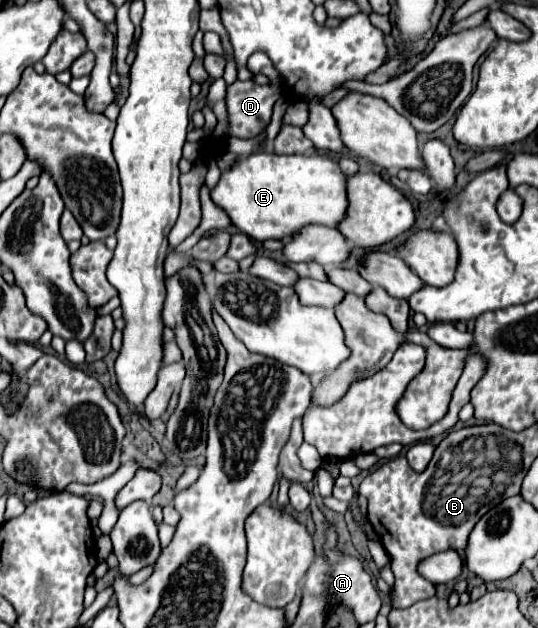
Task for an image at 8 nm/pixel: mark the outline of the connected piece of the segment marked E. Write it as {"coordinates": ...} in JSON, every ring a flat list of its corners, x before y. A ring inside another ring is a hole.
{"coordinates":[[251,153,249,157,239,157,225,173,221,173,221,179,219,183,211,189,211,199,217,207,221,207,227,215,229,215,229,221,231,225,245,233,247,237,255,239,255,241,265,241,265,239,285,239,285,237,291,237,295,231,299,231,299,227,307,225,307,223,321,223,321,225,331,225,331,227,337,227,339,219,343,219,345,215,345,207,347,207,347,199,345,199,345,191,343,191,343,179,345,175,341,173,337,161,329,159,329,157,323,157,323,155,277,155,277,153]]}

